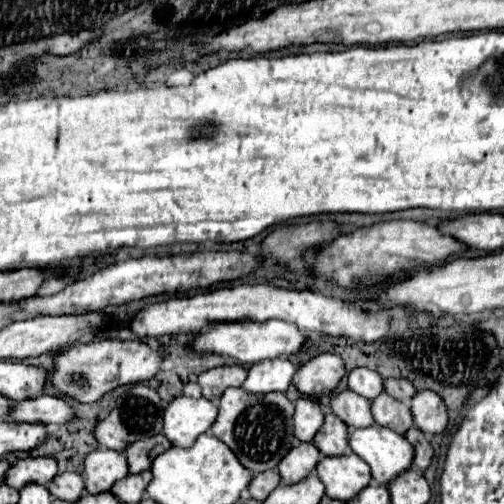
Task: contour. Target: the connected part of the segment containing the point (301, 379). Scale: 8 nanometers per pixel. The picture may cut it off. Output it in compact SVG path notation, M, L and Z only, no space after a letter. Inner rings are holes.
M320 354L298 368L294 376L296 388L312 398L320 398L336 390L338 382L346 374L344 362L338 354Z

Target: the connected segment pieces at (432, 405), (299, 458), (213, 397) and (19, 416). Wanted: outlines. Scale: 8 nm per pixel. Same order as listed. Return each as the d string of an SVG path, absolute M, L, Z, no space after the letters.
M422 390L412 398L414 424L424 434L442 434L448 426L448 412L442 398L432 390Z
M302 442L294 446L280 462L282 484L296 484L304 480L316 468L318 462L320 462L320 450L314 444Z
M228 364L228 366L212 368L198 376L202 394L214 404L218 404L218 400L222 398L226 388L242 386L244 380L246 380L246 368L242 364Z
M42 394L34 400L22 400L22 402L14 404L8 418L14 422L58 426L58 424L72 422L76 418L76 414L74 414L74 408L70 406L68 400Z

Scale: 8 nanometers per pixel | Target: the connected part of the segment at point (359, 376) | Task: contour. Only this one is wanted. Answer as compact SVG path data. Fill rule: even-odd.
M354 368L350 374L348 374L348 386L350 390L358 392L360 396L372 400L376 398L378 394L382 394L382 376L374 370L368 370L368 368Z

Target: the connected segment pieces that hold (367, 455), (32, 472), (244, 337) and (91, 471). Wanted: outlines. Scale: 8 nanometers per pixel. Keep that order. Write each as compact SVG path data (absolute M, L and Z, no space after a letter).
M370 426L350 432L350 448L370 468L370 483L380 486L390 484L396 476L410 470L414 460L414 446L386 426Z
M24 458L10 466L6 472L6 484L20 490L26 484L48 484L58 474L54 458Z
M268 320L268 322L224 322L214 330L202 330L198 338L192 342L192 348L198 352L214 352L222 356L230 356L242 364L262 362L266 358L280 358L298 354L304 346L306 336L300 334L298 326L284 320Z
M96 450L86 456L84 462L84 480L86 480L86 490L90 494L100 494L108 492L114 482L126 478L128 472L128 462L124 452L114 452L114 450Z

